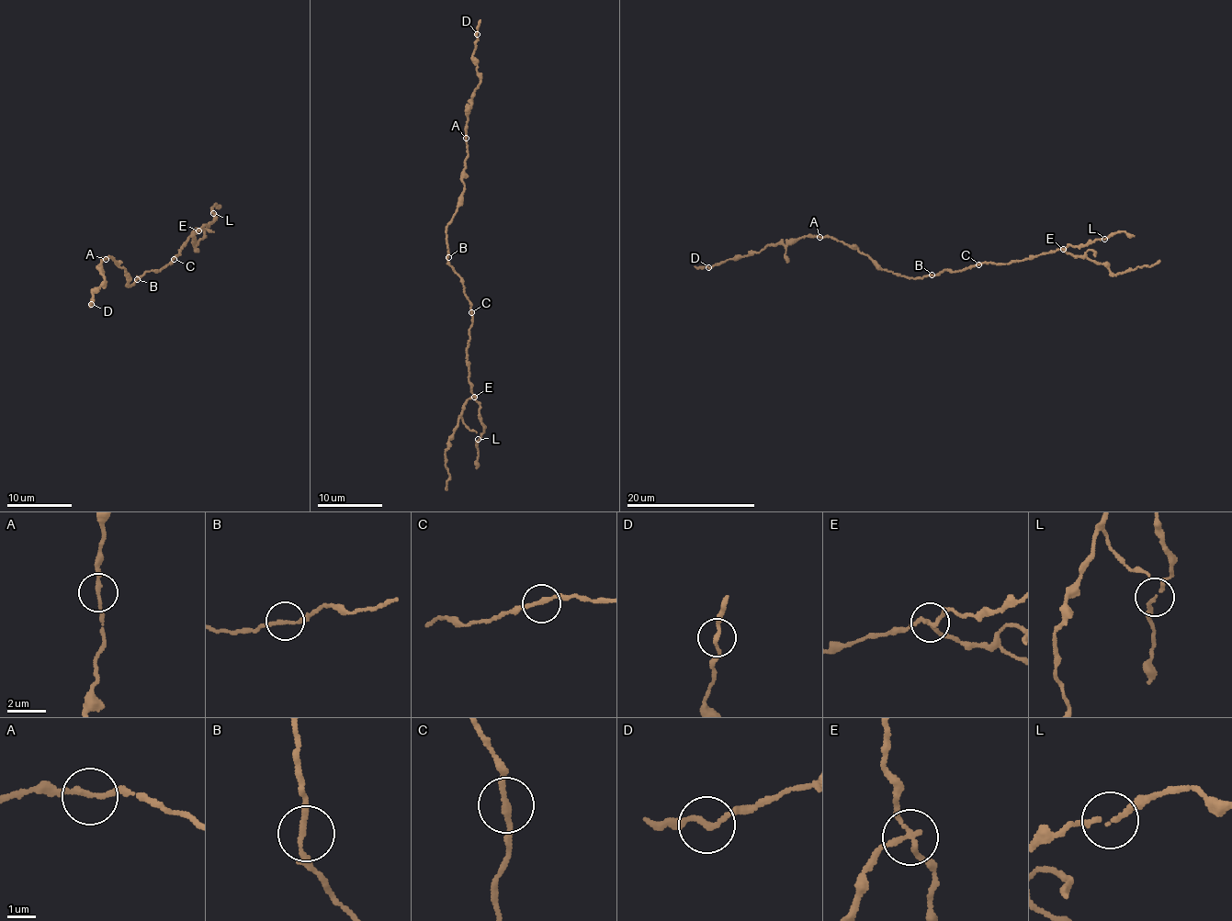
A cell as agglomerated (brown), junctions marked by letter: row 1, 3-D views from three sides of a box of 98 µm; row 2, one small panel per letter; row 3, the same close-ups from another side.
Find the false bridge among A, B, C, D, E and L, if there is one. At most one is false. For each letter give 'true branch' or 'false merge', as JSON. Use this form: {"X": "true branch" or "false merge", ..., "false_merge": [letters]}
{"A": "true branch", "B": "true branch", "C": "true branch", "D": "true branch", "E": "false merge", "L": "true branch", "false_merge": ["E"]}

